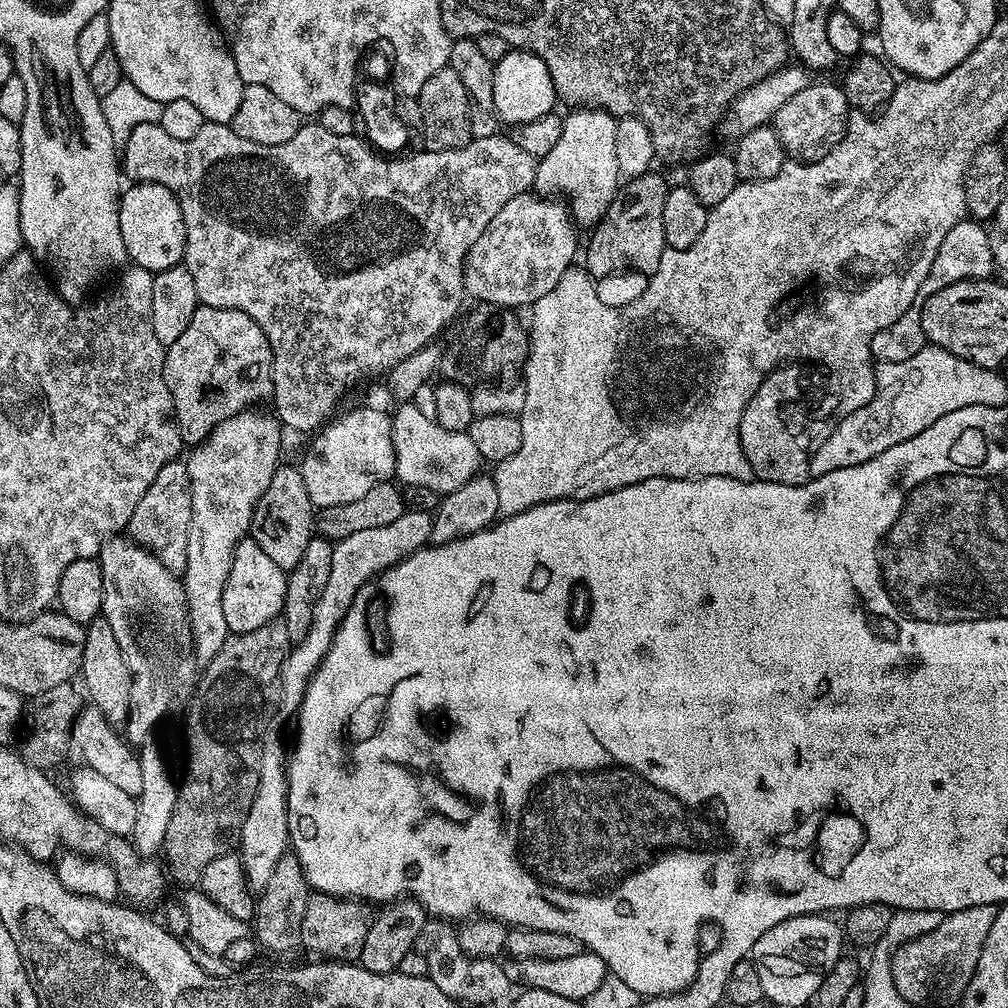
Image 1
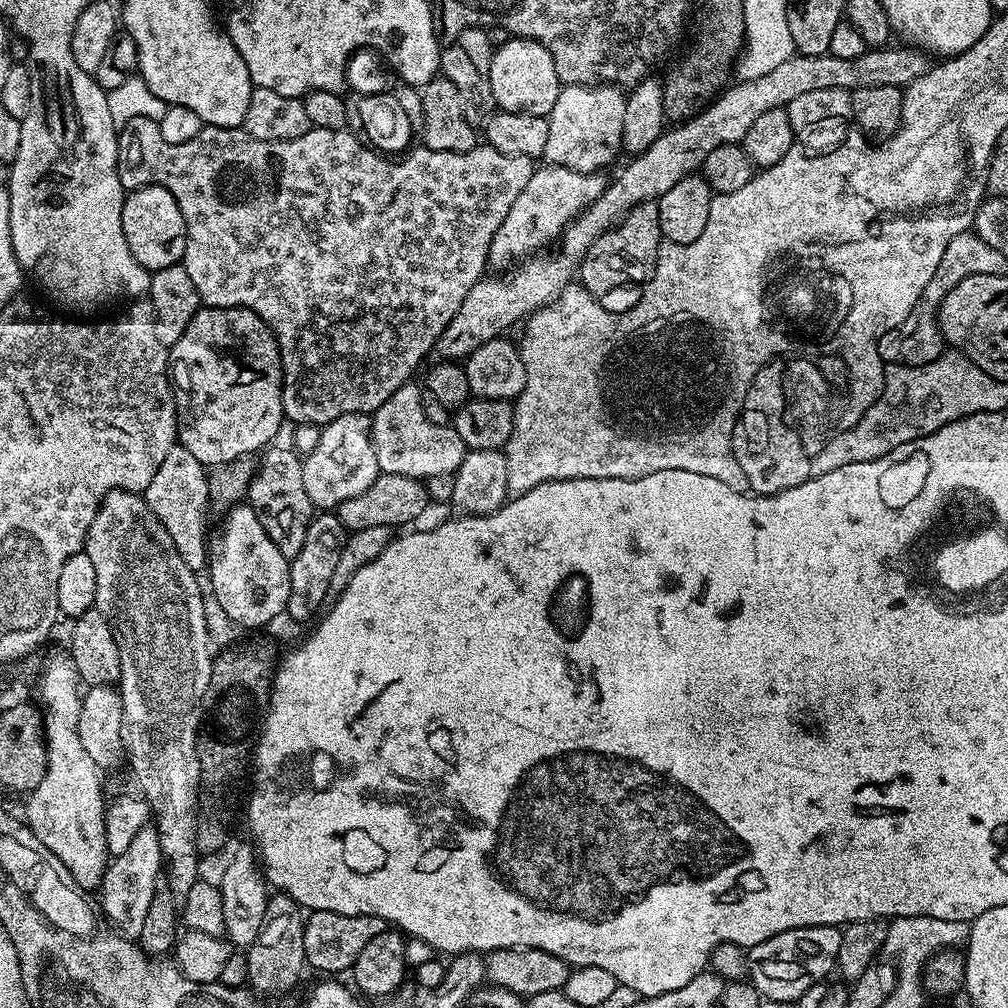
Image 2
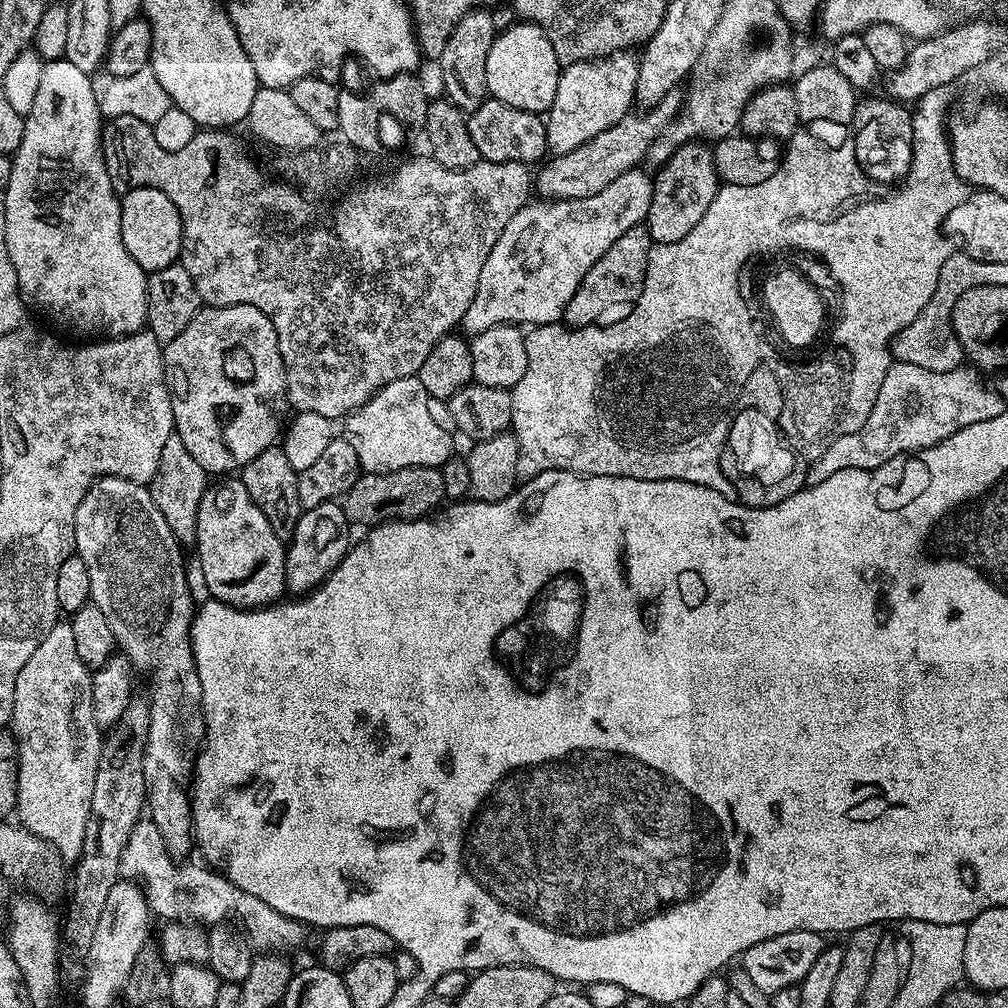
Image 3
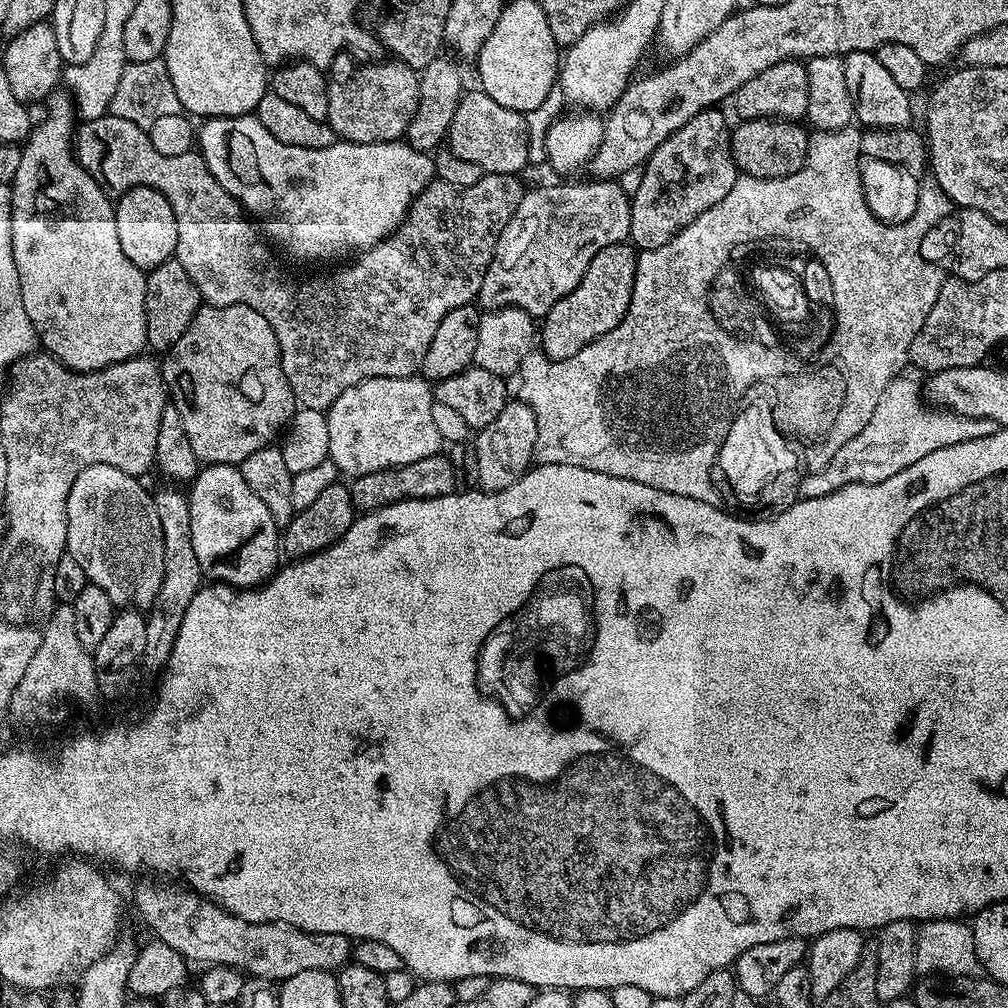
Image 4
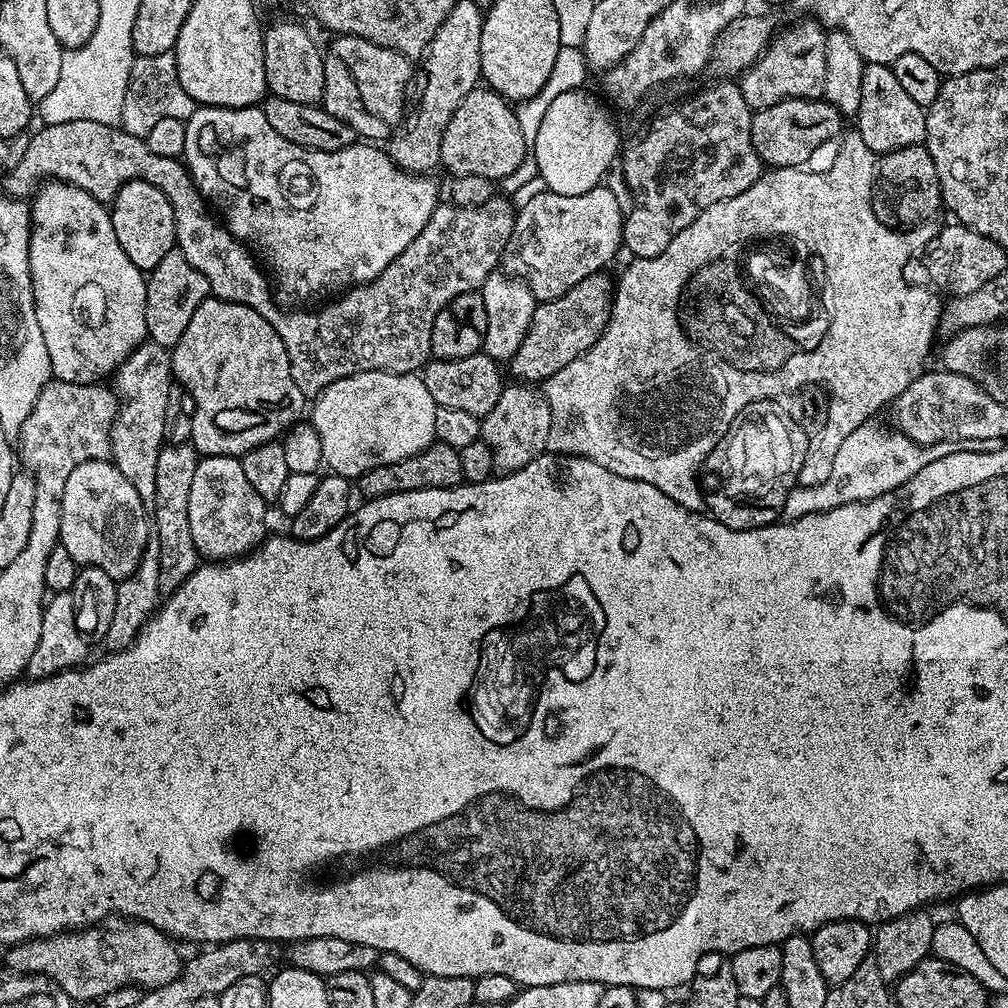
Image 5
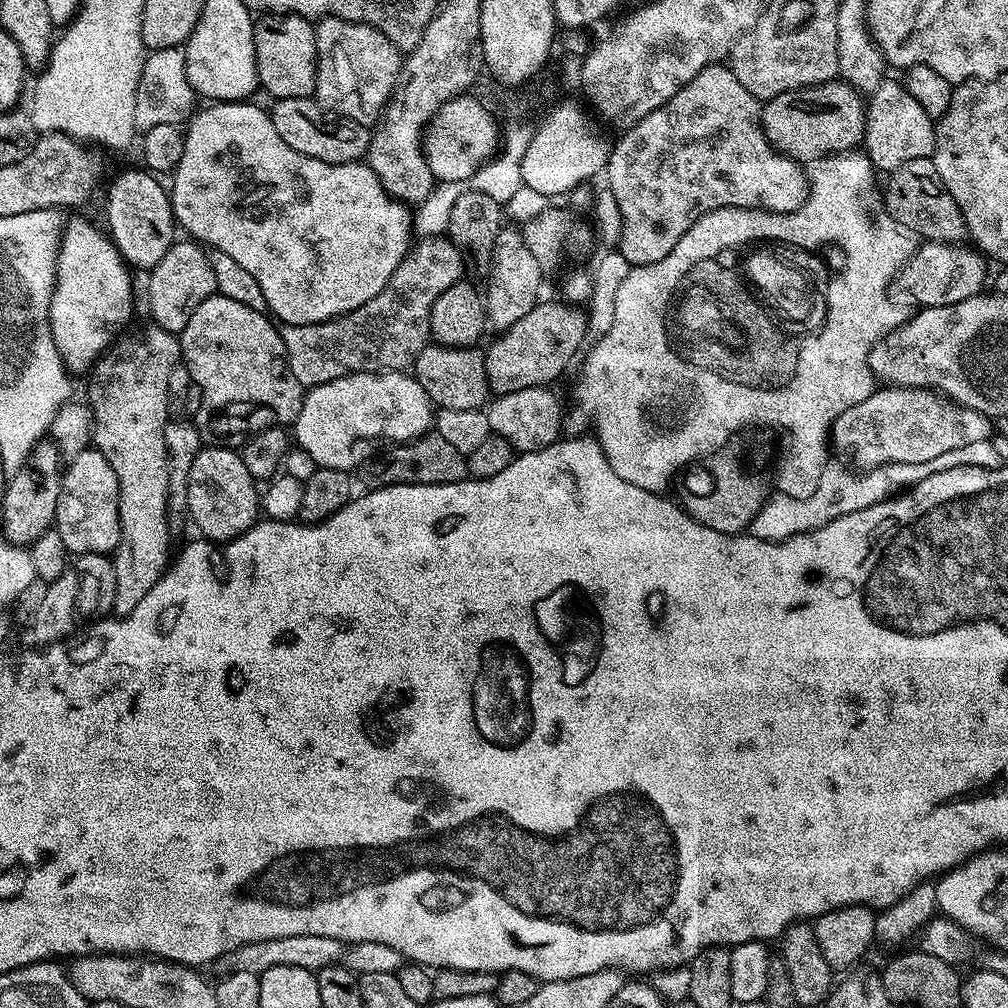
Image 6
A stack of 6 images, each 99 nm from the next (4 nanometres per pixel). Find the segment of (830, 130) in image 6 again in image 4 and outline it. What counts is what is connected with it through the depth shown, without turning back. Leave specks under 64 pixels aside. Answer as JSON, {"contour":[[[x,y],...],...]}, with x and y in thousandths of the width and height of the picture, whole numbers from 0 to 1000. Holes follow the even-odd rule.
{"contour":[[[734,119],[725,128],[726,156],[737,174],[754,178],[774,178],[794,169],[800,160],[804,131],[788,119]]]}

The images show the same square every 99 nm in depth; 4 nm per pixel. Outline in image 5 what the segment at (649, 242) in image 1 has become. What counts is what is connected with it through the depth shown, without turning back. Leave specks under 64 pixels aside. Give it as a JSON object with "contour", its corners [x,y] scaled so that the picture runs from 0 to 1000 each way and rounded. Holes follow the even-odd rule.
{"contour":[[[598,269],[585,272],[573,280],[573,284],[565,284],[562,292],[543,300],[533,301],[529,317],[514,349],[506,358],[508,369],[520,379],[539,379],[546,376],[554,367],[565,363],[569,355],[573,355],[599,329],[603,316],[607,313],[607,296],[609,293],[608,275],[599,274]]]}

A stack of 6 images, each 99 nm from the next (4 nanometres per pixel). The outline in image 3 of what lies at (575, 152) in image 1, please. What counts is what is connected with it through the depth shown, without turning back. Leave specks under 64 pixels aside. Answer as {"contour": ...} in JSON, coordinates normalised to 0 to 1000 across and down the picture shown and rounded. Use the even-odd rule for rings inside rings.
{"contour":[[[626,51],[610,52],[608,56],[601,56],[594,60],[574,60],[572,63],[563,64],[557,70],[554,81],[554,93],[550,93],[548,106],[542,112],[542,126],[544,128],[544,145],[549,152],[573,149],[585,137],[597,133],[609,121],[613,121],[623,114],[631,97],[631,82],[633,81],[633,60]]]}

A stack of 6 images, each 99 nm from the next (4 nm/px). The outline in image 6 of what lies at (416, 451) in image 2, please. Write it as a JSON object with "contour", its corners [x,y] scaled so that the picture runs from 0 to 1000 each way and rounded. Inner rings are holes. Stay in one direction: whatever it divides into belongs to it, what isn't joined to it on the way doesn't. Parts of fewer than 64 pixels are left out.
{"contour":[[[404,368],[399,369],[352,369],[346,373],[340,373],[334,377],[328,377],[322,381],[314,381],[312,385],[303,388],[302,398],[300,399],[300,407],[296,411],[296,415],[292,418],[292,426],[294,425],[294,433],[292,429],[292,437],[296,444],[302,447],[311,455],[312,459],[318,464],[340,464],[342,466],[356,465],[362,456],[366,455],[367,448],[361,443],[364,442],[365,437],[389,437],[385,438],[404,438],[411,437],[415,433],[421,432],[431,421],[431,402],[427,394],[423,391],[423,387],[419,387],[419,383],[413,378],[412,372],[406,371]]]}

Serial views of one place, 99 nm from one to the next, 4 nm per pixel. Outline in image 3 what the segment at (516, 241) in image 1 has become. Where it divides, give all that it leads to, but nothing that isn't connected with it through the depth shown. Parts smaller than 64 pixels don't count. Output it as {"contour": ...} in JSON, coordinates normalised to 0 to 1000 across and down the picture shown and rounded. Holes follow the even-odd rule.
{"contour":[[[667,90],[642,109],[624,110],[623,114],[609,121],[609,125],[597,129],[597,133],[585,137],[585,141],[573,145],[573,149],[549,154],[549,159],[541,158],[538,163],[540,168],[533,170],[530,175],[531,189],[543,199],[585,196],[593,192],[593,188],[605,185],[609,177],[617,177],[617,173],[632,166],[642,156],[649,137],[653,137],[655,130],[671,116],[676,106],[676,92]]]}

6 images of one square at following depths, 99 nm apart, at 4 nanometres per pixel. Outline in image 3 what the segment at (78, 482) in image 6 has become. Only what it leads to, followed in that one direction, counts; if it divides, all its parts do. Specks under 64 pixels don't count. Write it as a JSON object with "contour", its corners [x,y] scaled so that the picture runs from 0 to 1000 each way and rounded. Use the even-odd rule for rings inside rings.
{"contour":[[[102,472],[95,476],[87,483],[87,488],[81,494],[77,502],[75,511],[75,543],[74,551],[85,558],[85,566],[89,569],[89,589],[91,590],[90,598],[105,609],[105,617],[109,617],[109,625],[115,634],[116,644],[122,650],[126,651],[127,656],[131,658],[132,664],[151,663],[151,680],[145,684],[147,699],[149,700],[149,720],[147,721],[147,731],[143,741],[143,780],[145,783],[145,806],[146,809],[154,815],[159,824],[159,831],[162,840],[166,841],[172,847],[178,845],[187,845],[192,841],[192,826],[190,823],[190,796],[188,793],[188,778],[188,771],[192,766],[192,759],[195,749],[200,741],[202,732],[202,707],[198,705],[198,689],[200,681],[194,668],[194,658],[190,652],[190,614],[192,612],[192,598],[190,599],[190,583],[187,580],[187,567],[183,564],[183,552],[179,549],[181,540],[176,536],[165,514],[162,513],[161,506],[154,501],[150,494],[148,485],[141,480],[134,480],[131,476],[117,474],[116,472]]]}

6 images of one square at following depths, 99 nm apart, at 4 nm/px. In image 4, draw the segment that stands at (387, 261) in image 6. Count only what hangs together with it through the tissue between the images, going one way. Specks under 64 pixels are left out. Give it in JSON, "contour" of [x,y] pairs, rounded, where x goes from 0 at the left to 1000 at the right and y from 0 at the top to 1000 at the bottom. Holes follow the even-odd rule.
{"contour":[[[250,113],[212,115],[199,123],[202,124],[196,127],[196,150],[208,173],[220,188],[238,200],[243,211],[266,218],[267,232],[298,258],[329,258],[344,250],[356,252],[370,246],[396,226],[414,192],[434,178],[432,158],[400,138],[374,143],[334,141],[308,149],[276,141],[276,137]]]}

